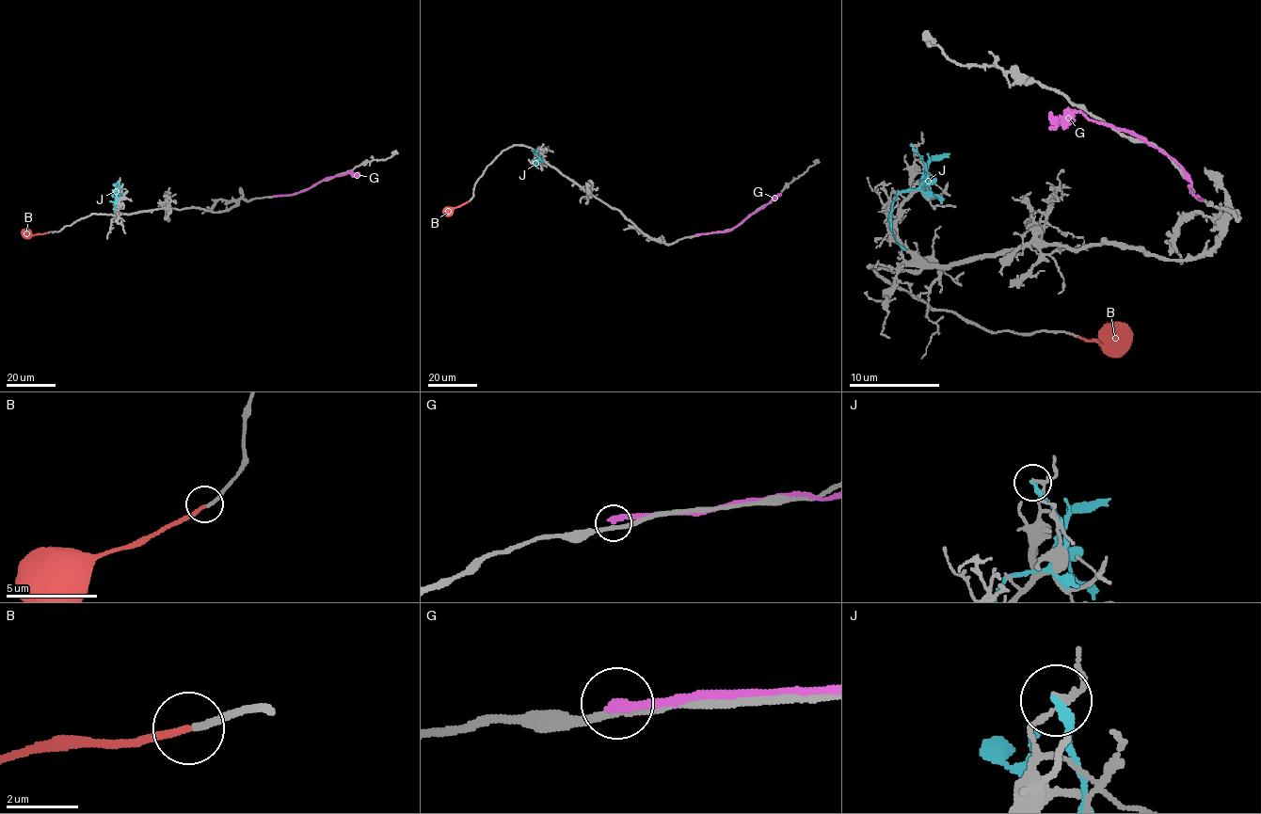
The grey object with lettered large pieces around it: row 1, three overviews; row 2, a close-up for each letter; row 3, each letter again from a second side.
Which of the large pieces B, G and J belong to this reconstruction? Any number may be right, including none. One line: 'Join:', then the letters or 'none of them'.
Join: B

